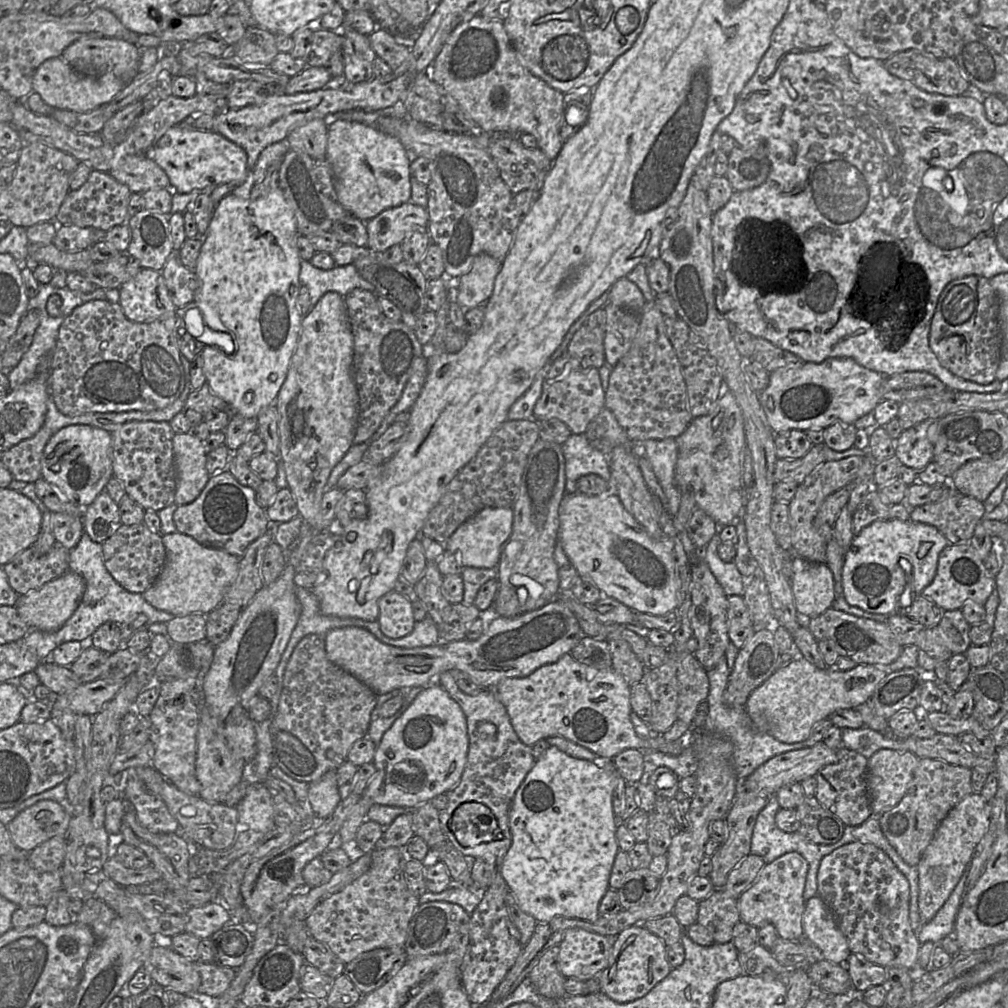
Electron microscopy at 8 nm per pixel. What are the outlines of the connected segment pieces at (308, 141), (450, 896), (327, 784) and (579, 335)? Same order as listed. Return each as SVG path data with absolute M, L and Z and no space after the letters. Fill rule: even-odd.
M313 119L294 128L287 140L290 150L304 152L314 159L326 159L328 119Z
M452 884L444 891L432 893L428 890L419 896L419 903L430 901L446 901L460 905L469 915L483 898L485 889L481 887Z
M336 770L328 771L319 780L310 783L307 804L315 819L328 817L341 800L337 787Z
M586 324L573 335L566 354L577 359L584 367L599 369L606 364L604 344L598 342Z

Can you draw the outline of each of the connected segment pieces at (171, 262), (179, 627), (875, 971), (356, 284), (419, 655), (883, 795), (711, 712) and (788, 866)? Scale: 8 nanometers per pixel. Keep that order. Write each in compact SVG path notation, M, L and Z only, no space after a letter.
M177 252L167 259L161 274L176 309L193 301L200 282L194 270L181 263Z
M203 614L174 616L166 626L166 636L173 644L187 646L206 638L206 617Z
M851 953L847 961L849 975L857 990L864 992L888 980L887 968L867 960L862 954Z
M301 260L299 272L300 284L308 289L310 296L310 310L327 292L337 292L345 297L352 290L358 288L371 292L377 299L382 297L376 287L365 280L353 264L335 266L330 270L322 270L313 266L310 260Z
M557 599L515 617L495 615L493 609L487 616L485 632L477 640L463 639L416 648L384 644L364 628L336 628L325 636L326 656L376 695L395 689L423 687L432 676L450 670L468 674L477 685L487 689L503 679L526 677L539 667L556 662L562 655L570 653L584 635L574 614Z
M881 749L867 763L867 783L872 816L896 806L905 795L919 758L910 751Z
M723 655L718 664L707 672L709 691L706 698L708 712L702 731L719 734L728 738L734 745L733 766L739 779L744 779L752 774L760 765L772 757L789 752L800 750L806 747L804 742L783 743L767 733L760 731L749 717L745 708L732 708L724 702L724 692L732 669L727 668L725 656Z
M788 852L766 864L756 881L737 899L740 920L758 929L772 924L779 937L786 940L797 940L804 935L803 913L805 900L803 897L808 863L797 852Z

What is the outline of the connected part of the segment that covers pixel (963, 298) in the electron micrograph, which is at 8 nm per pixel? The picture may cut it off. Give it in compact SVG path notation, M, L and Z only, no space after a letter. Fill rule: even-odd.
M968 276L951 281L942 291L931 322L929 345L943 367L956 376L978 384L990 384L996 380L996 372L1001 360L1002 333L999 323L999 299L990 280L982 276ZM952 335L960 335L966 341L966 355L955 358L949 354L947 340Z

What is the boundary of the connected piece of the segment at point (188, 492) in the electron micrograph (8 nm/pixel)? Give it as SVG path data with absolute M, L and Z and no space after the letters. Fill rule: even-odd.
M181 433L174 435L172 444L176 465L174 503L179 506L194 501L211 475L206 470L206 450L201 440Z

